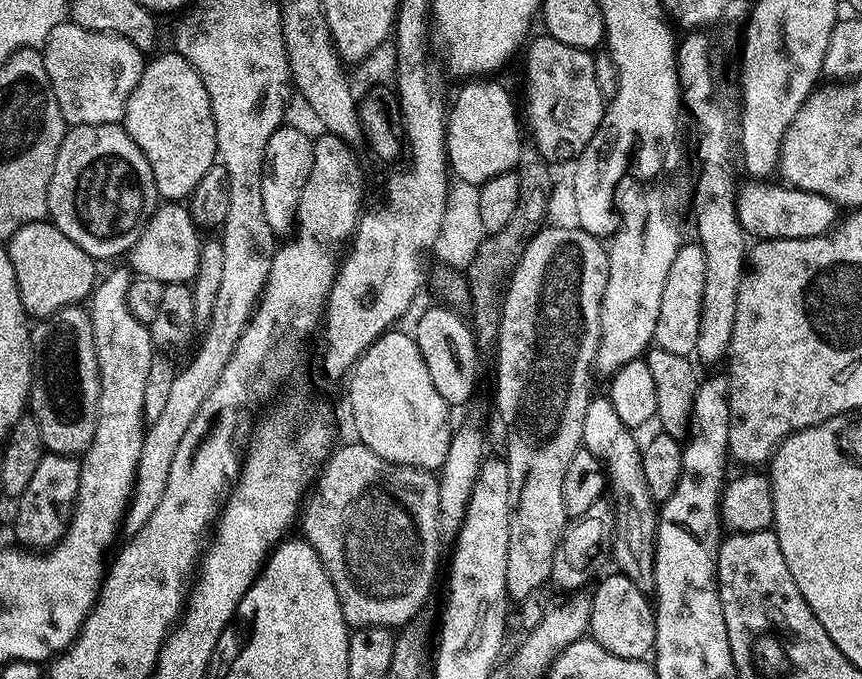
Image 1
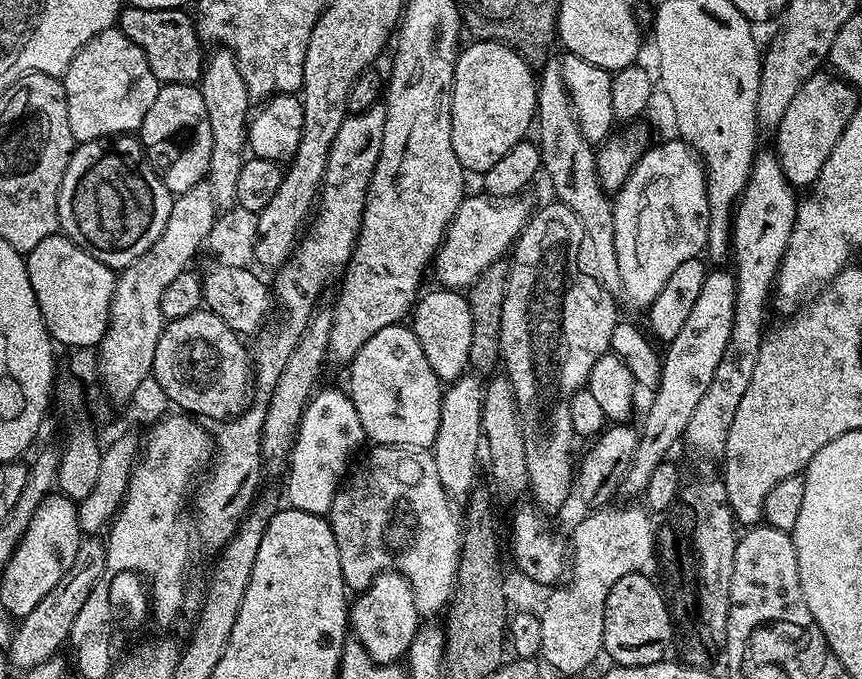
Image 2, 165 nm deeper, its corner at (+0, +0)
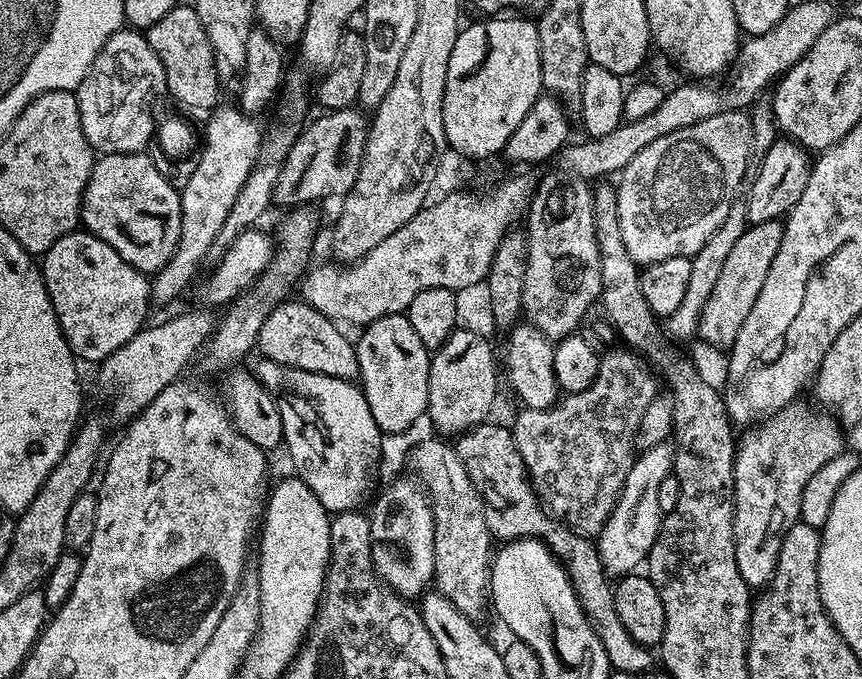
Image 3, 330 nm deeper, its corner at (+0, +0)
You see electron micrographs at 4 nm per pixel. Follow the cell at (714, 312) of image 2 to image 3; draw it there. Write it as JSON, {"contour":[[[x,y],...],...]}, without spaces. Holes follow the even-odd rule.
{"contour":[[[780,220],[749,224],[742,238],[738,238],[738,243],[730,249],[718,283],[706,301],[706,306],[702,306],[699,339],[704,339],[716,348],[731,349],[734,338],[738,338],[738,330],[742,330],[742,322],[746,322],[754,302],[758,302],[758,293],[766,283],[766,274],[770,274],[770,262],[774,262],[778,246],[782,246],[783,233],[784,225]]]}

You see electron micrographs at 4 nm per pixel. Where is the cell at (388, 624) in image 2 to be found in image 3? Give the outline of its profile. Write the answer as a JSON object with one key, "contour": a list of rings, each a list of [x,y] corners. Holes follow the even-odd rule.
{"contour":[[[409,478],[394,481],[376,501],[374,500],[371,501],[372,512],[370,511],[368,521],[376,575],[400,596],[423,597],[436,575],[434,514],[432,505],[428,502],[428,493],[415,479]]]}

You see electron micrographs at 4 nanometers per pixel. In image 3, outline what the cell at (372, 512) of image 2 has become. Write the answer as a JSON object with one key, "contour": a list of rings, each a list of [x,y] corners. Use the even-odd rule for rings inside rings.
{"contour":[[[424,440],[413,446],[408,464],[416,471],[415,479],[428,493],[434,514],[435,587],[457,610],[466,614],[466,618],[479,621],[484,604],[486,608],[490,600],[490,565],[494,555],[494,541],[486,526],[484,500],[451,443]]]}

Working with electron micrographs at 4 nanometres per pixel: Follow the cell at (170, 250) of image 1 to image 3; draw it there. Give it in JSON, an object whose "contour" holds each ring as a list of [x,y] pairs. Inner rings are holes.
{"contour":[[[291,302],[277,304],[264,317],[264,325],[256,338],[259,355],[282,366],[355,381],[360,374],[356,345],[340,333],[341,325],[337,321],[326,318],[309,304]]]}

